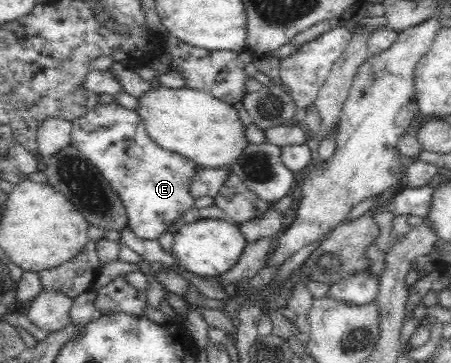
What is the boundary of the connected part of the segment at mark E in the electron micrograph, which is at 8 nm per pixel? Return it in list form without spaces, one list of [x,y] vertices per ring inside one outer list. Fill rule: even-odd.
[[[116,102],[108,105],[98,104],[87,115],[72,121],[71,125],[71,147],[78,149],[120,196],[128,216],[128,225],[138,239],[158,240],[171,223],[179,221],[186,211],[195,208],[189,188],[194,175],[198,173],[196,172],[198,165],[183,155],[156,146],[148,136],[146,124],[142,123],[138,112],[125,109]]]

